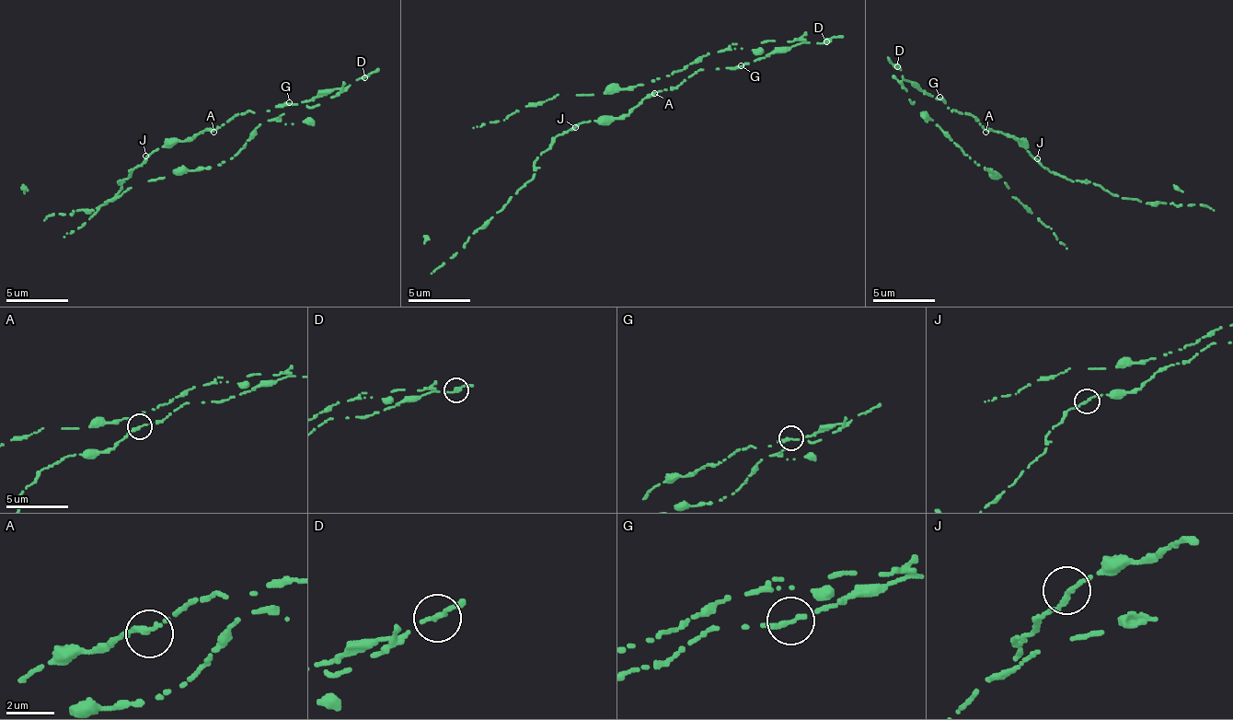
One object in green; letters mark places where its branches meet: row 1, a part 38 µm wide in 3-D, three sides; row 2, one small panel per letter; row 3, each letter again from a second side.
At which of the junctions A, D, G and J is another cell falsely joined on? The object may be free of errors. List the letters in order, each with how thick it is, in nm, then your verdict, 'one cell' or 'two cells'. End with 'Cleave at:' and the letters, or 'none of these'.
A: 240 nm thick; one cell
D: 200 nm thick; two cells
G: 320 nm thick; one cell
J: 200 nm thick; one cell
Cleave at: D

